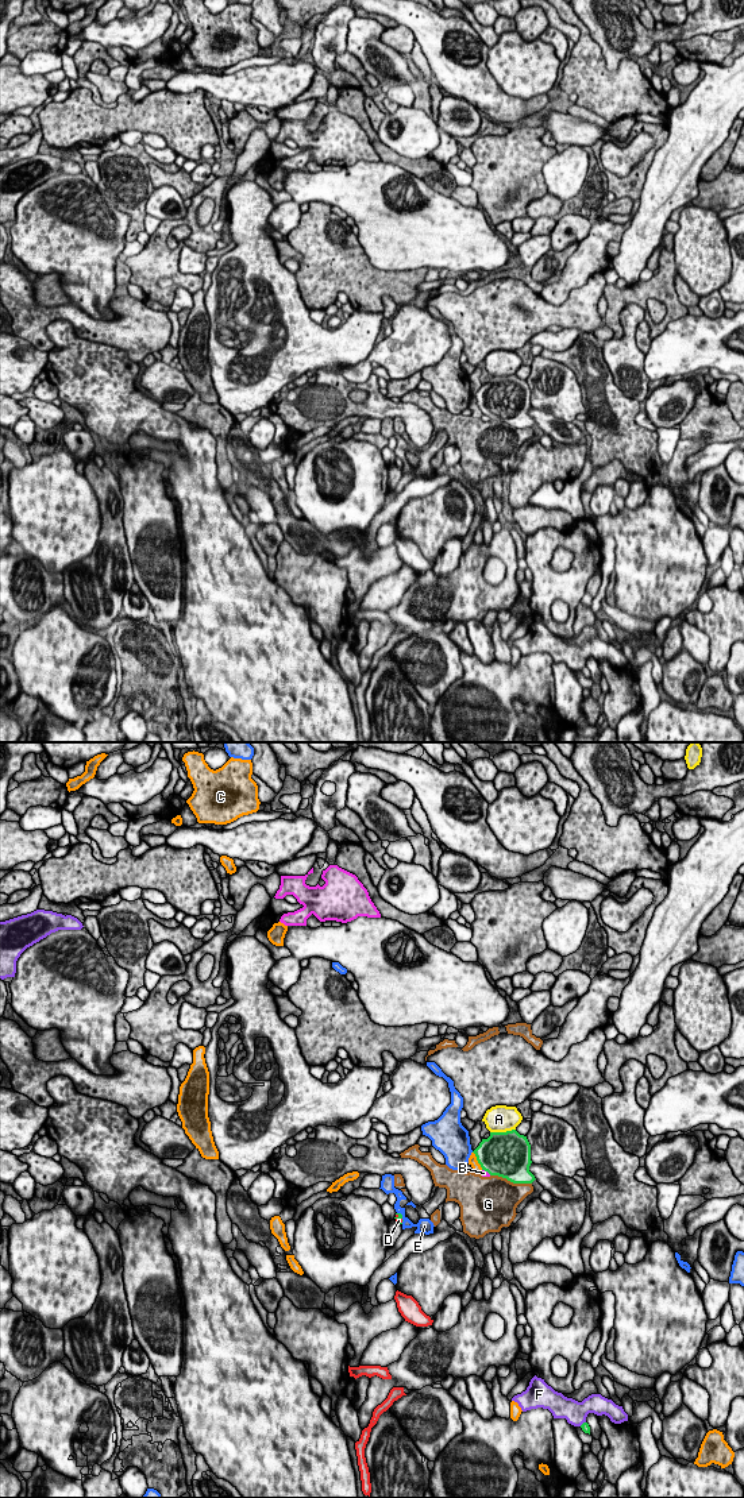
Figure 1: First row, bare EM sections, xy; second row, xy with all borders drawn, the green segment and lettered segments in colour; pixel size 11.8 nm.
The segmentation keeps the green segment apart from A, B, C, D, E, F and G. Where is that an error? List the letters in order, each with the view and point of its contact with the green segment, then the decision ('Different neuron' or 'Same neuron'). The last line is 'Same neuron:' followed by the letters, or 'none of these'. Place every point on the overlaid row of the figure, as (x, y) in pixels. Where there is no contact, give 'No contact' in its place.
A: Touches green at xy (502, 1132). Different neuron
B: Touches green at xy (486, 1170). Different neuron
C: Touches green at xy (477, 1159). Different neuron
D: Touches green at xy (400, 1217). Different neuron
E: Touches green at xy (401, 1217). Different neuron
F: Touches green at xy (583, 1423). Different neuron
G: Touches green at xy (511, 1181). Different neuron
Same neuron: none of these

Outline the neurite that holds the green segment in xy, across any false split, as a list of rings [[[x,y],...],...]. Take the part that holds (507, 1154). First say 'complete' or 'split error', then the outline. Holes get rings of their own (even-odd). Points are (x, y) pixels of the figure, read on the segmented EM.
complete | [[[516,1130],[490,1132],[473,1151],[482,1170],[490,1175],[506,1178],[513,1184],[532,1184],[536,1178],[529,1171],[531,1144]]]

